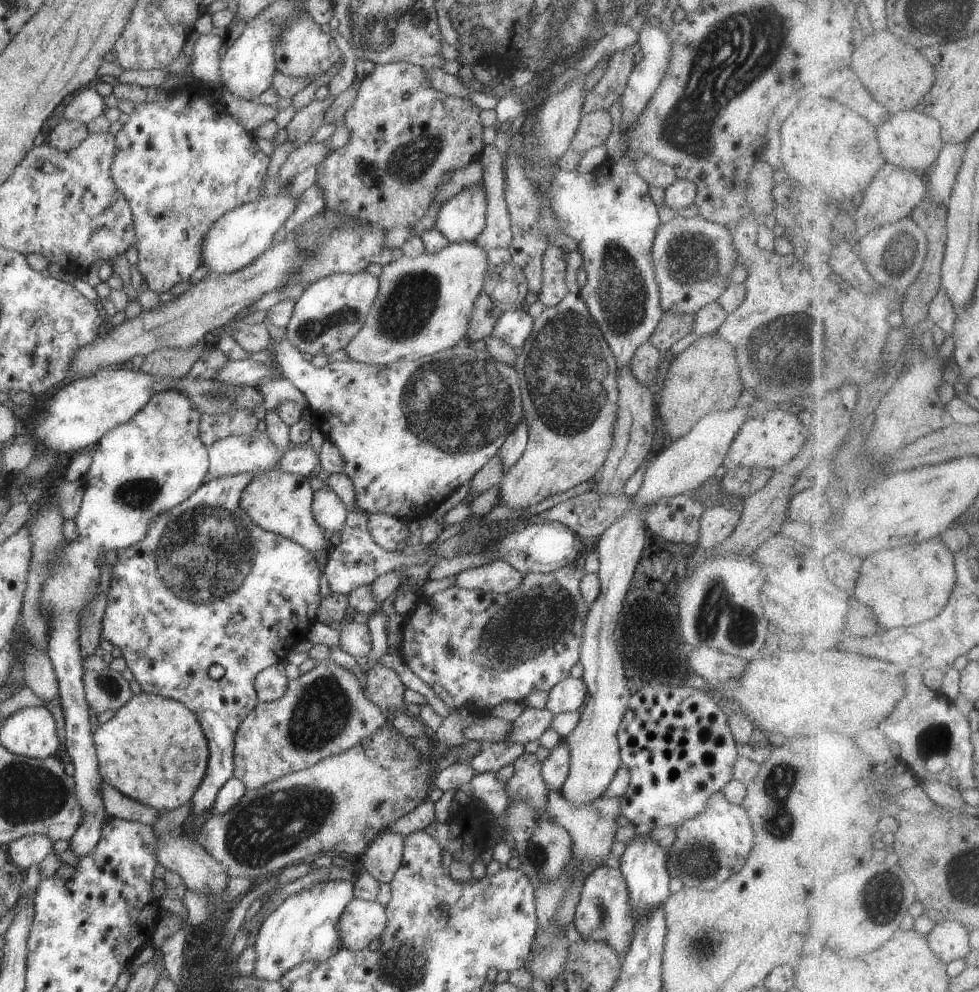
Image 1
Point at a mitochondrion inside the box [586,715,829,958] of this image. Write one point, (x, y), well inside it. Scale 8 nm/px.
(698, 856)

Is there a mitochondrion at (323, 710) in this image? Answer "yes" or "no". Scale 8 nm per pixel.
yes

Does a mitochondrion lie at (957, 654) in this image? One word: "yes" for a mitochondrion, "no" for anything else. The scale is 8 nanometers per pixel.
no

